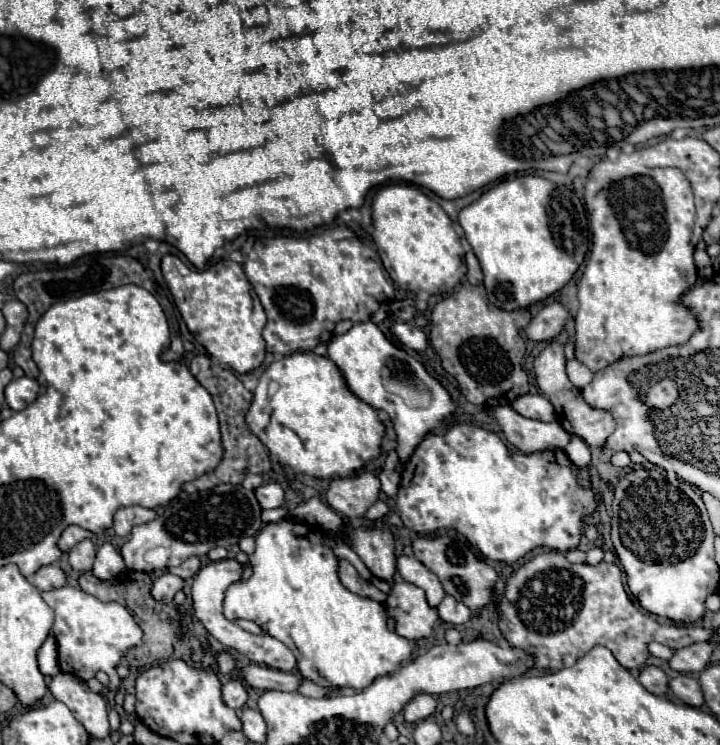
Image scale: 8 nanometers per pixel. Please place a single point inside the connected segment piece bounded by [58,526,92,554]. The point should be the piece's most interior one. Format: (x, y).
(72, 535)

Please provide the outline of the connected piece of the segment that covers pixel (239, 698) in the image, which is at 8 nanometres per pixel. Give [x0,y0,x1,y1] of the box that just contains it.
[222,678,248,708]

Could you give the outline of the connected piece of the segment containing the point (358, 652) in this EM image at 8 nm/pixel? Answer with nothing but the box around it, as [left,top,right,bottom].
[224,518,414,688]

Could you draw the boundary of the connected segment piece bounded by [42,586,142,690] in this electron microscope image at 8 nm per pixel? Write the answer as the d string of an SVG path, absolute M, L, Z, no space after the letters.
M58 588L42 592L44 602L54 610L52 634L58 646L58 664L62 672L76 674L84 680L96 676L96 672L106 672L112 680L112 690L120 686L116 664L122 654L142 642L142 630L134 616L118 602L100 602L98 598L84 594L80 588Z

